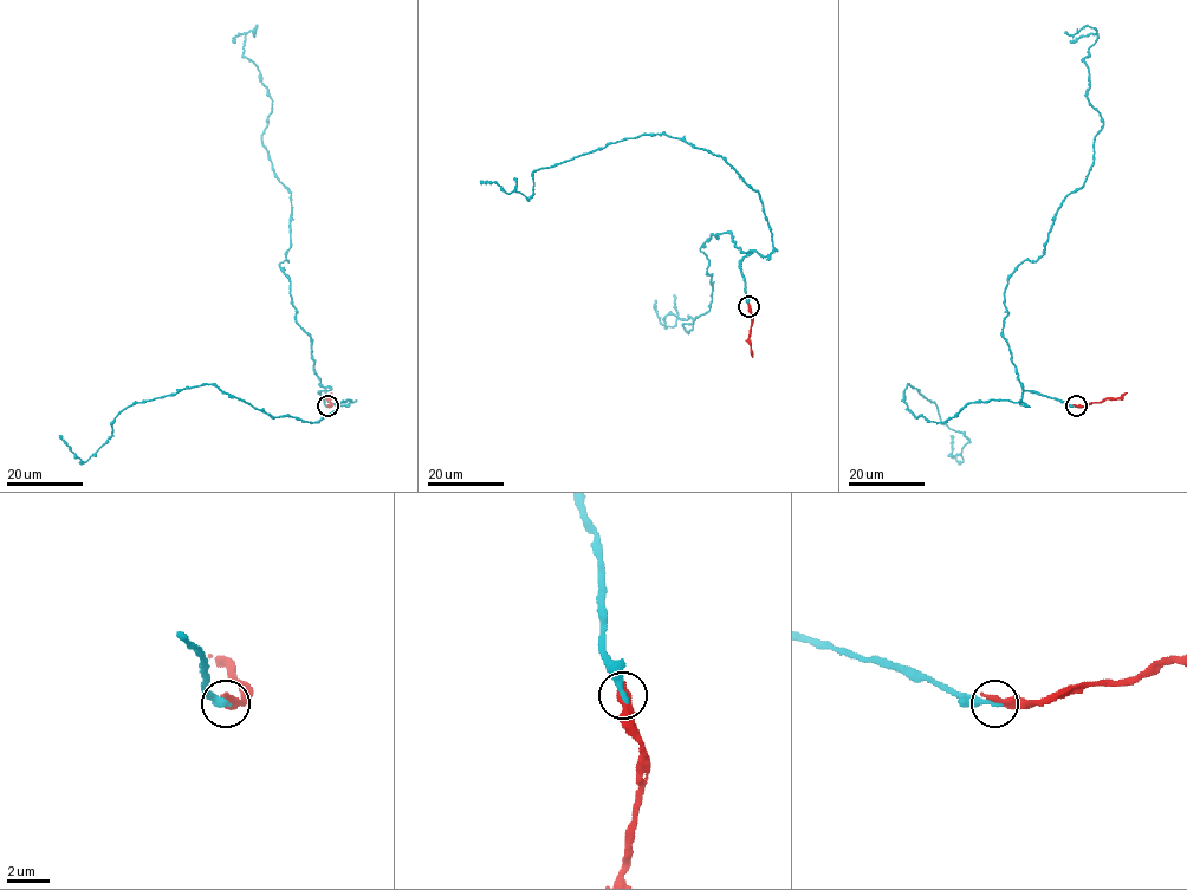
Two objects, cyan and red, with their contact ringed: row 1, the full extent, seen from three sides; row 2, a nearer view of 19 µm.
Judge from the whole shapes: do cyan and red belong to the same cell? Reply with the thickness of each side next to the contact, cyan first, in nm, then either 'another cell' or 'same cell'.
calibres 280 and 400 nm; another cell

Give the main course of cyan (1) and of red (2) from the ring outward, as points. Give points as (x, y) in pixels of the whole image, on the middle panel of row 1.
1: (748, 306), (746, 254), (722, 233), (701, 247), (711, 307), (688, 333), (692, 317), (665, 325), (673, 294)
2: (748, 306), (752, 357)

